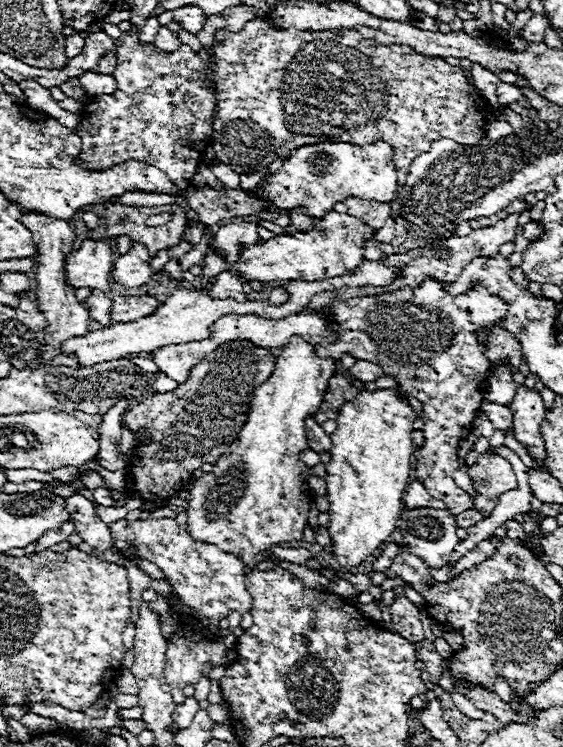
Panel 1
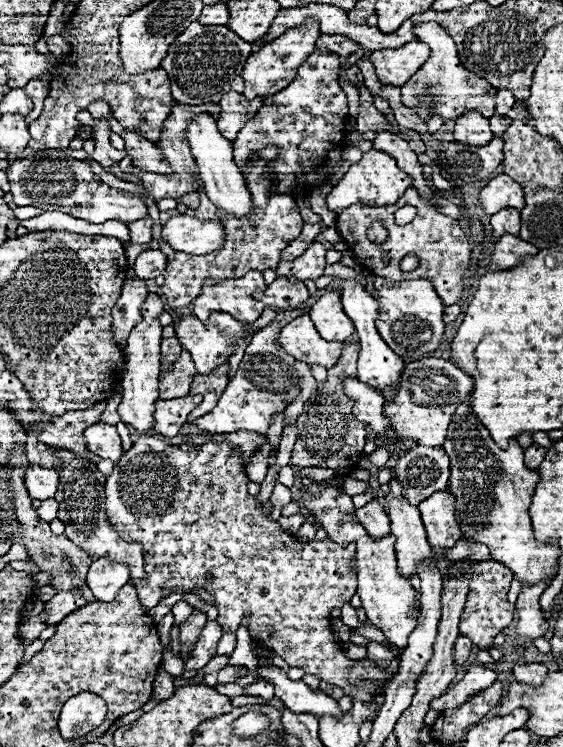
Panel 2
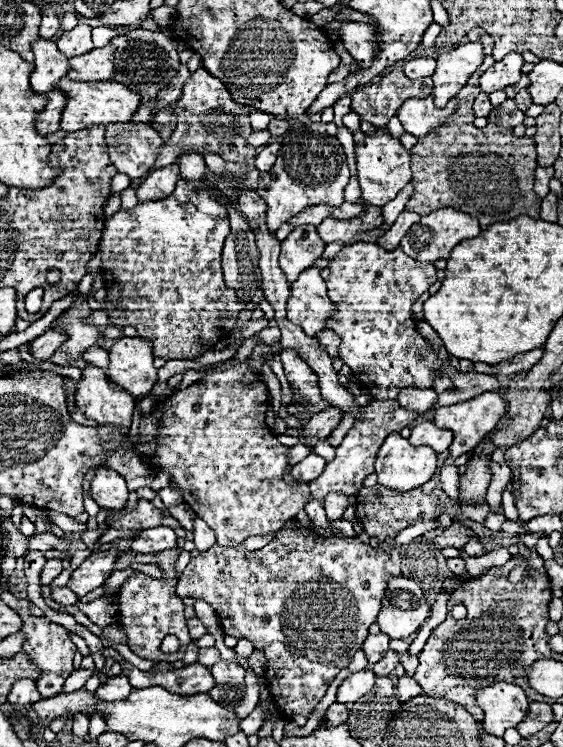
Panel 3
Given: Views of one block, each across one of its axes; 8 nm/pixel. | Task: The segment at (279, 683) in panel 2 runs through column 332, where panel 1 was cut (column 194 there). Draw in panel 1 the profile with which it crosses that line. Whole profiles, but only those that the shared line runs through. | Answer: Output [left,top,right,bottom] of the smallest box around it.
[172,698,198,728]

